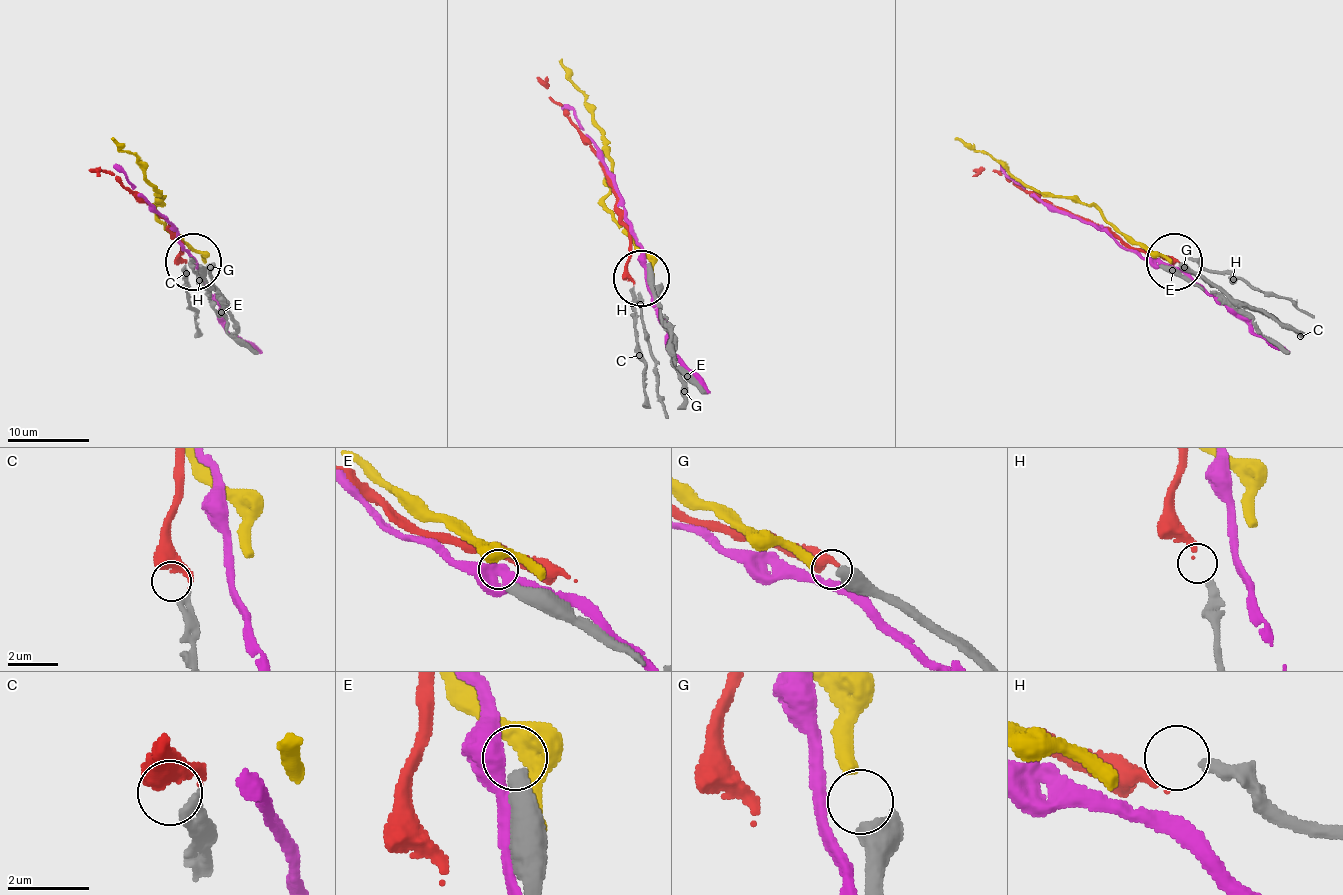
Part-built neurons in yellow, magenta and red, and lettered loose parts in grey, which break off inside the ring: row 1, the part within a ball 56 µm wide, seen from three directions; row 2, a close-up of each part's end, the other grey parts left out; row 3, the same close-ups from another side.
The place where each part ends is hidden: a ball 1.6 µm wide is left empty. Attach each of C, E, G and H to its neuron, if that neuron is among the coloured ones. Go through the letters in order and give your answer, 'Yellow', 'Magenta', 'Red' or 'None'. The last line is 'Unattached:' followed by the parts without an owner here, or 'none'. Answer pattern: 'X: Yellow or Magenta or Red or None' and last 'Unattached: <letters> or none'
C: Red
E: None
G: Yellow
H: None
Unattached: E, H

